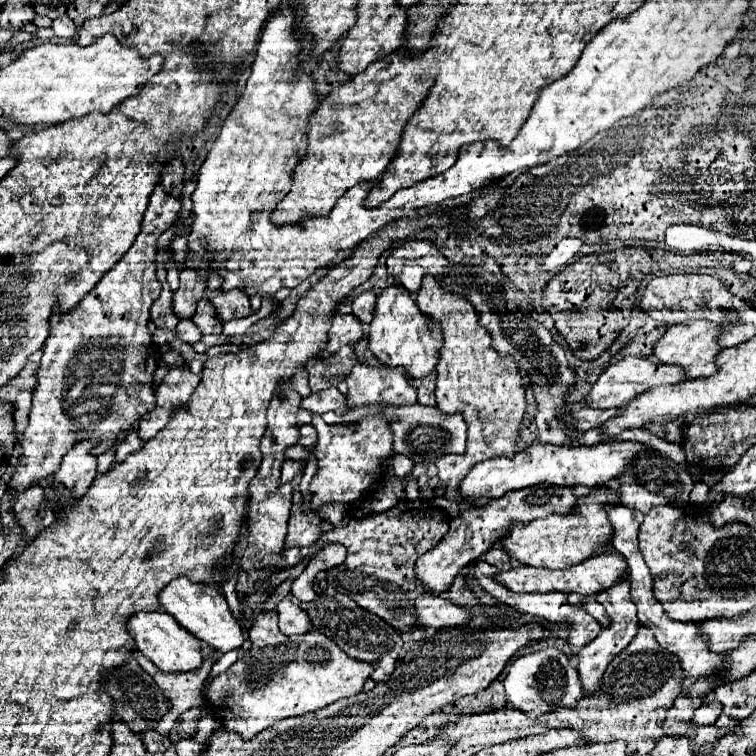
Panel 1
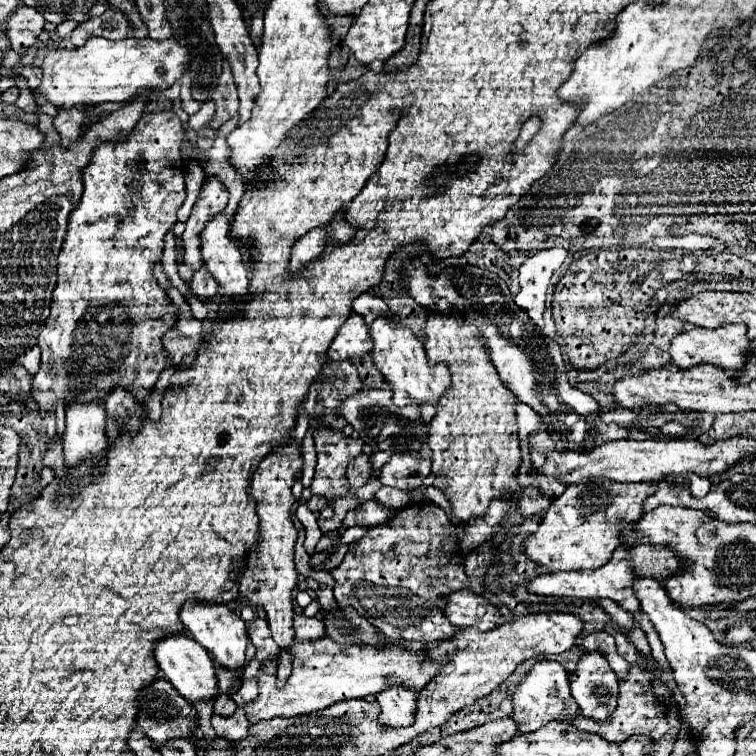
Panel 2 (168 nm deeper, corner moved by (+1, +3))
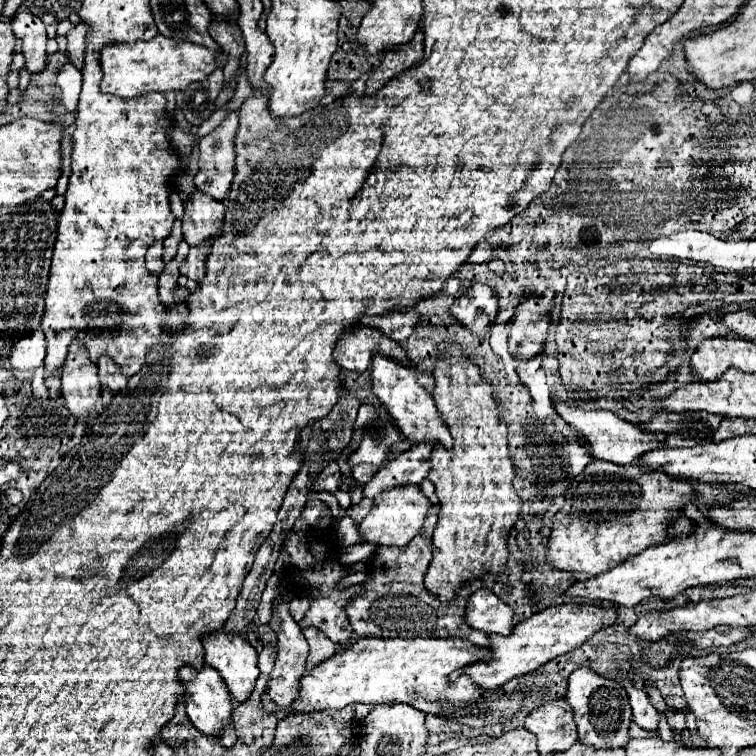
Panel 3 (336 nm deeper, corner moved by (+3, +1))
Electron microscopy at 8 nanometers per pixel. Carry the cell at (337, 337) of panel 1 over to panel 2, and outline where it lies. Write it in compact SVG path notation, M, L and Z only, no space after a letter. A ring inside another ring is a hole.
M352 313L346 319L346 323L338 329L326 355L334 361L340 361L340 359L362 357L370 353L370 349L372 349L372 339L368 333L368 325L366 321L362 321L362 317L358 317L358 313Z

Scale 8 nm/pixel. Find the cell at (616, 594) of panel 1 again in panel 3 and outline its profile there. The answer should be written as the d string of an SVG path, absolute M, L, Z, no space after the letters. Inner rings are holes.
M580 667L570 675L566 701L574 711L574 719L578 725L578 741L590 745L594 749L614 749L626 747L630 741L628 729L632 723L632 709L628 703L626 689L618 681L610 681L600 677L588 667Z

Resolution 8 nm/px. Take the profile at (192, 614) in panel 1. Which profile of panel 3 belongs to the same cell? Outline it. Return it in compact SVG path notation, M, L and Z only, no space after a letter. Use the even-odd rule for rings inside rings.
M224 631L206 635L204 649L206 665L214 667L222 675L234 701L244 703L254 691L256 679L260 677L256 649L240 635L226 635Z

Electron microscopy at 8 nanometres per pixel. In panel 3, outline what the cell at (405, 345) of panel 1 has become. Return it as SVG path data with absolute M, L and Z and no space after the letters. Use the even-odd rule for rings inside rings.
M376 355L372 361L372 391L380 399L380 403L386 407L388 415L394 419L394 425L398 427L400 435L408 439L410 443L438 443L446 449L452 447L454 439L448 433L444 421L440 419L440 413L432 401L432 397L426 393L426 389L418 383L414 367L404 367L384 355Z

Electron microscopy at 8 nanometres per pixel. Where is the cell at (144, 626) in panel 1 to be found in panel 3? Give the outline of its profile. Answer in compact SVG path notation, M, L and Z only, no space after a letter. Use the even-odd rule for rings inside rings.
M186 665L180 669L180 679L184 681L186 687L184 705L190 723L204 735L220 737L222 731L232 723L232 709L234 709L232 695L228 695L228 687L224 687L224 679L220 677L220 673L212 667L202 667L200 671L196 671Z

